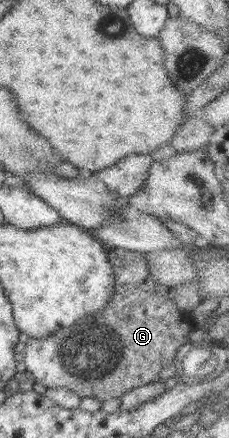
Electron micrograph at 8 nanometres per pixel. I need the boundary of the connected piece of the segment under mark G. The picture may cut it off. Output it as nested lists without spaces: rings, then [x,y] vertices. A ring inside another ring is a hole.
[[[107,248],[106,254],[108,254],[108,260],[110,260],[110,264],[112,264],[112,267],[114,268],[114,274],[116,274],[116,281],[114,281],[114,295],[112,295],[110,303],[108,303],[102,311],[98,311],[92,319],[90,319],[90,317],[88,317],[88,319],[80,319],[80,321],[76,321],[72,327],[60,329],[60,331],[48,335],[48,337],[44,337],[44,339],[28,337],[25,348],[22,351],[25,369],[32,373],[34,381],[42,383],[42,385],[47,388],[65,387],[72,390],[74,393],[77,393],[81,398],[94,396],[100,398],[102,401],[120,399],[124,393],[128,393],[128,391],[135,387],[158,382],[158,379],[160,379],[160,371],[173,364],[172,361],[174,361],[174,358],[176,357],[177,349],[181,345],[187,343],[186,337],[188,337],[188,334],[192,332],[192,329],[194,328],[193,320],[189,318],[188,314],[178,310],[173,298],[174,288],[169,288],[164,284],[160,284],[160,282],[150,274],[150,270],[148,270],[148,260],[146,260],[144,253],[131,252],[122,248]]]

